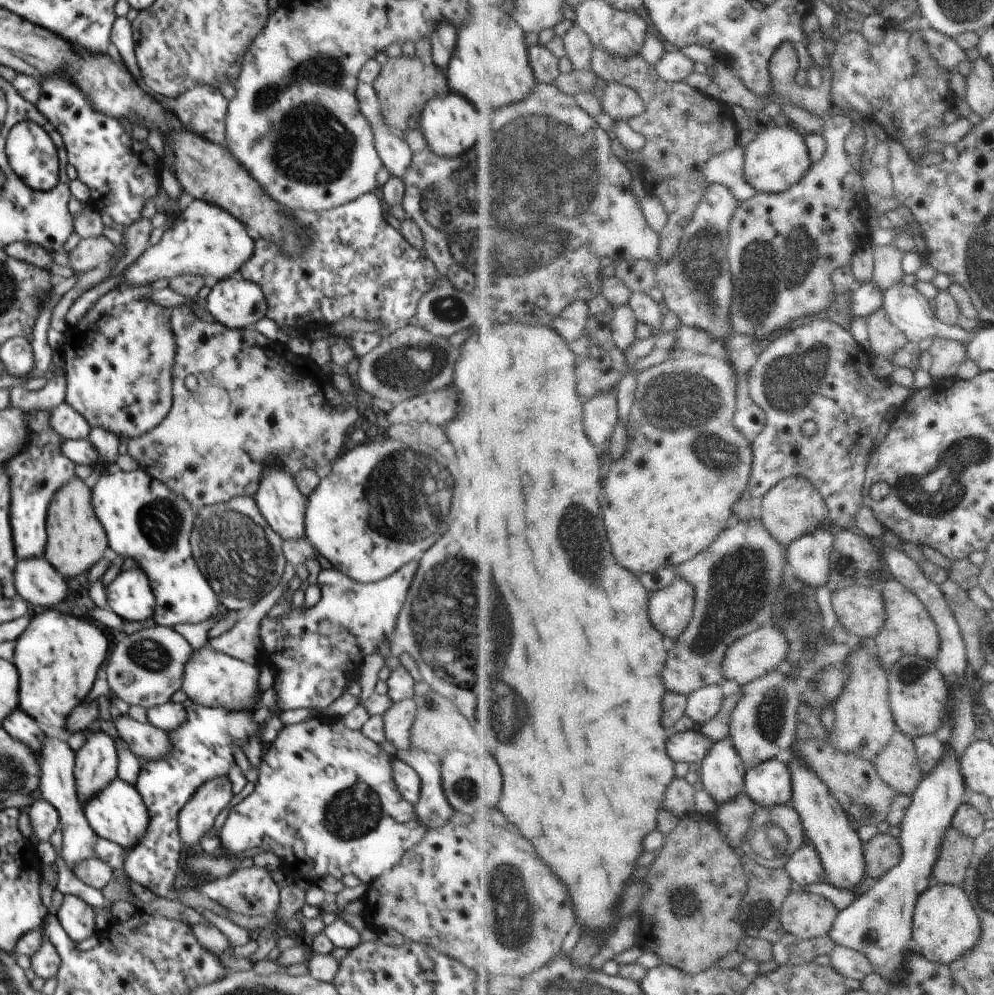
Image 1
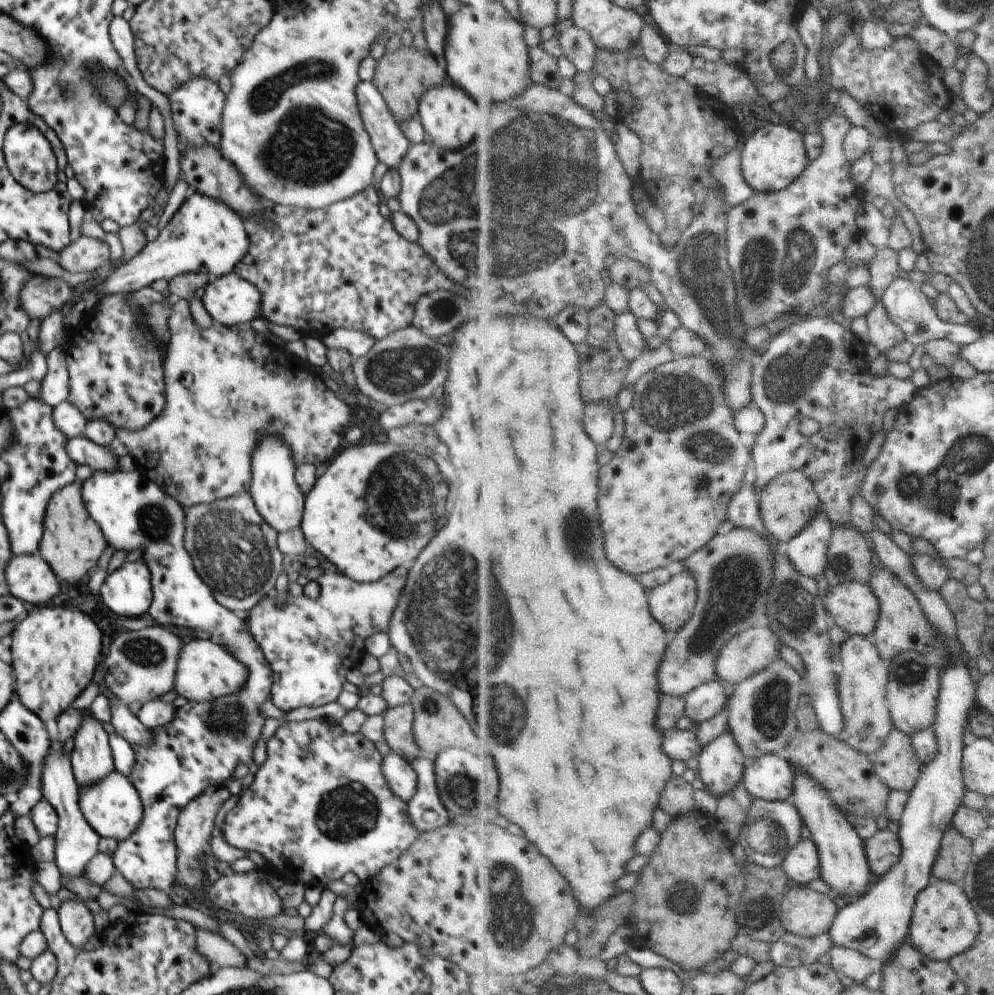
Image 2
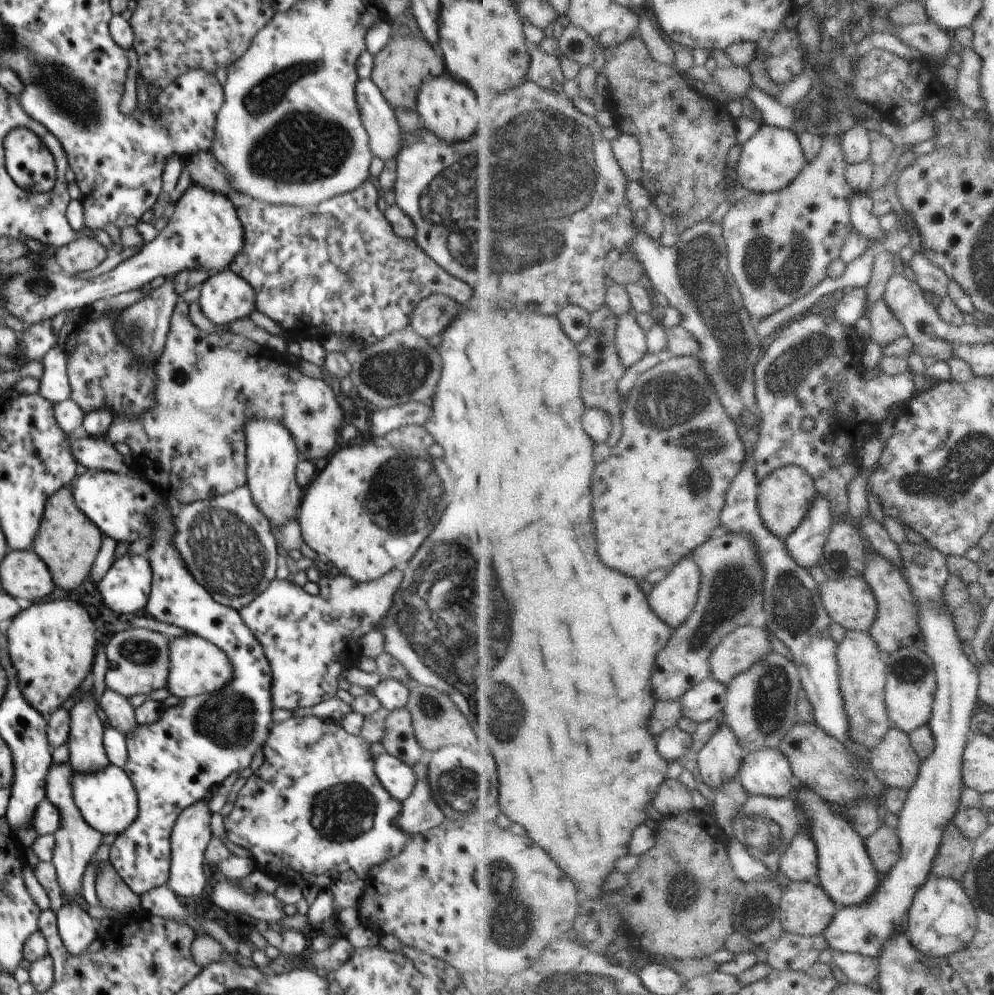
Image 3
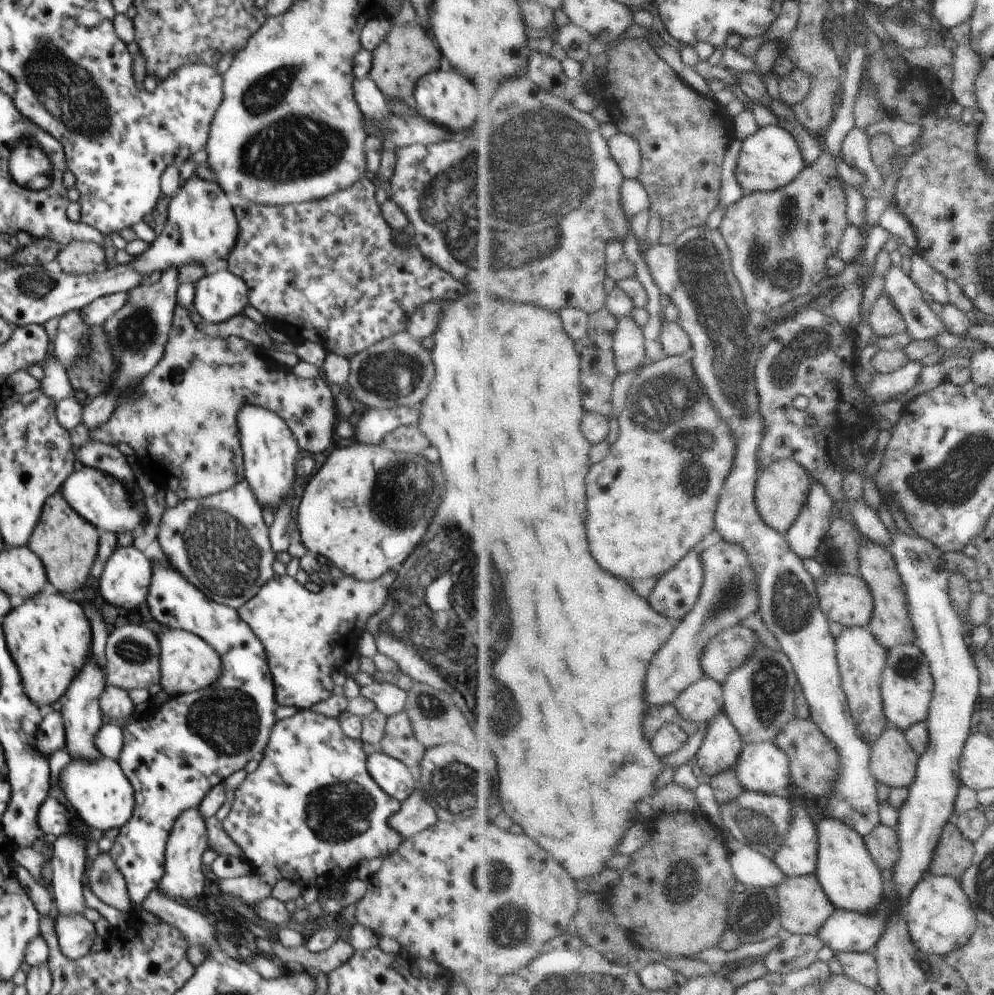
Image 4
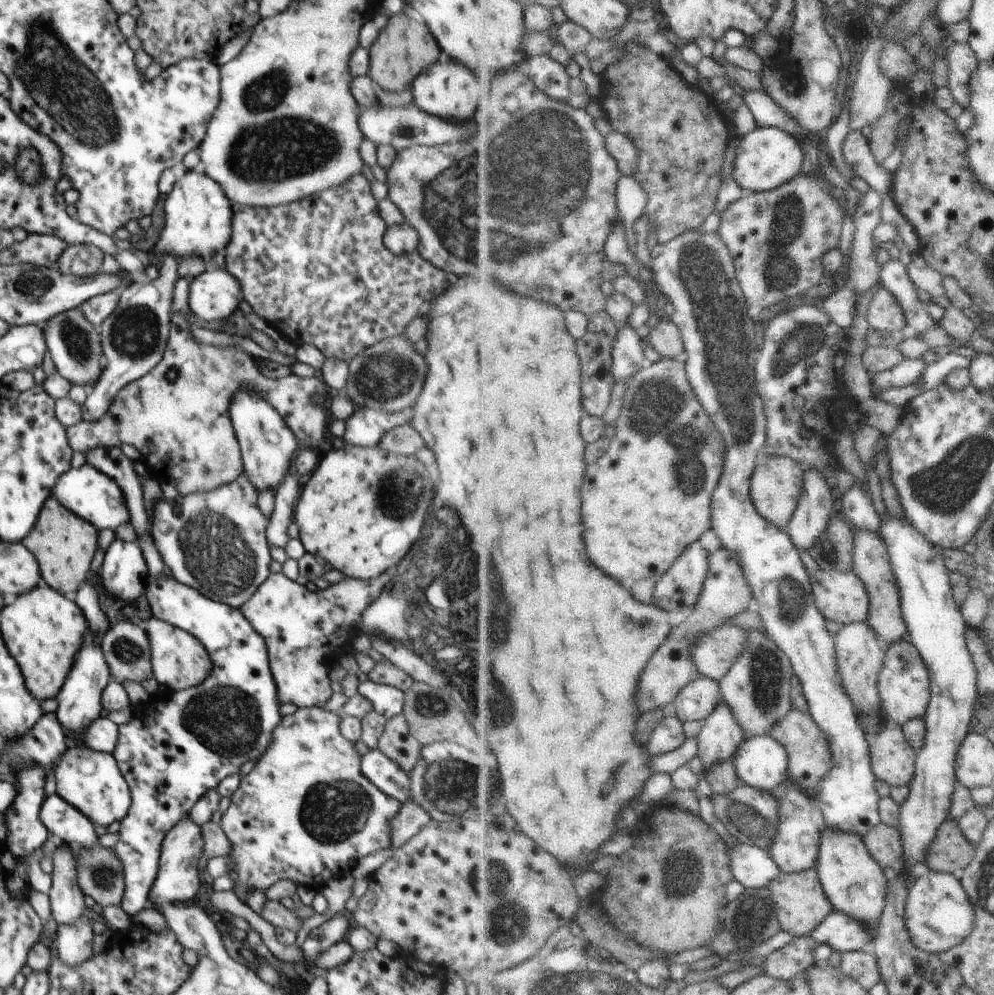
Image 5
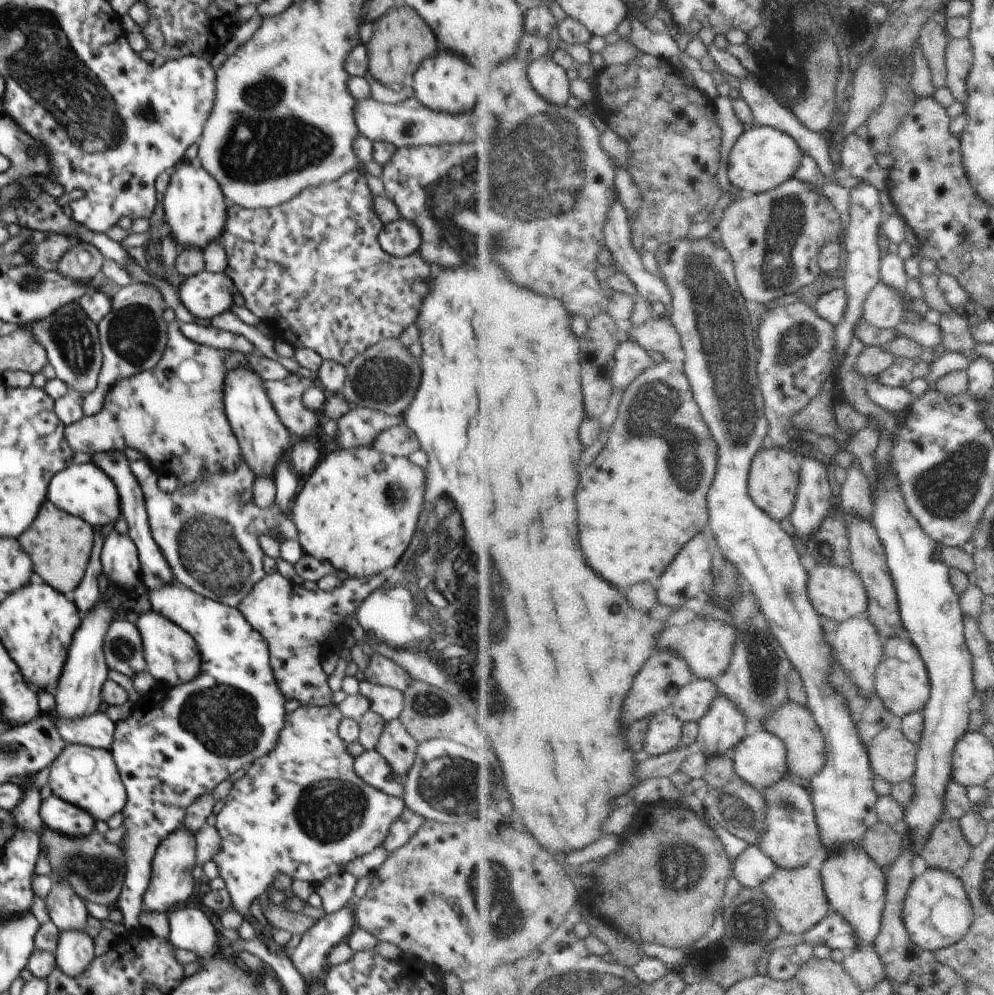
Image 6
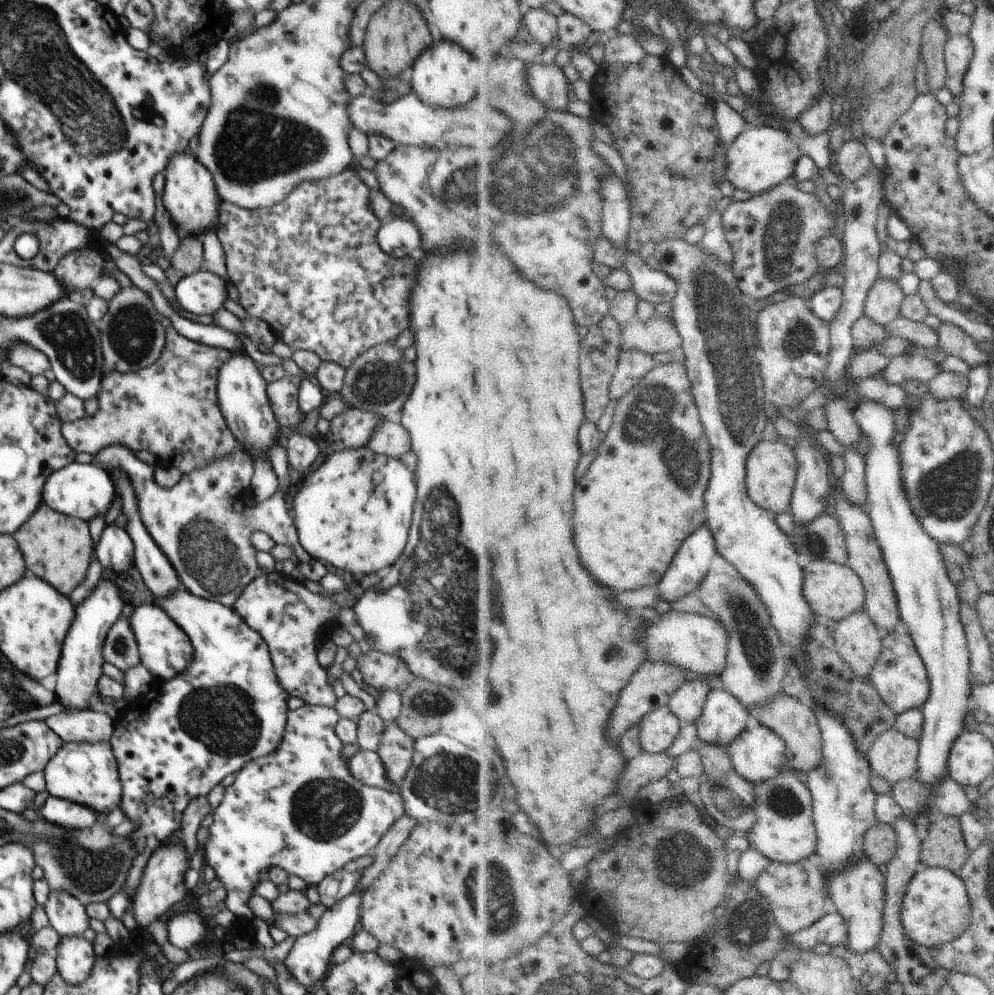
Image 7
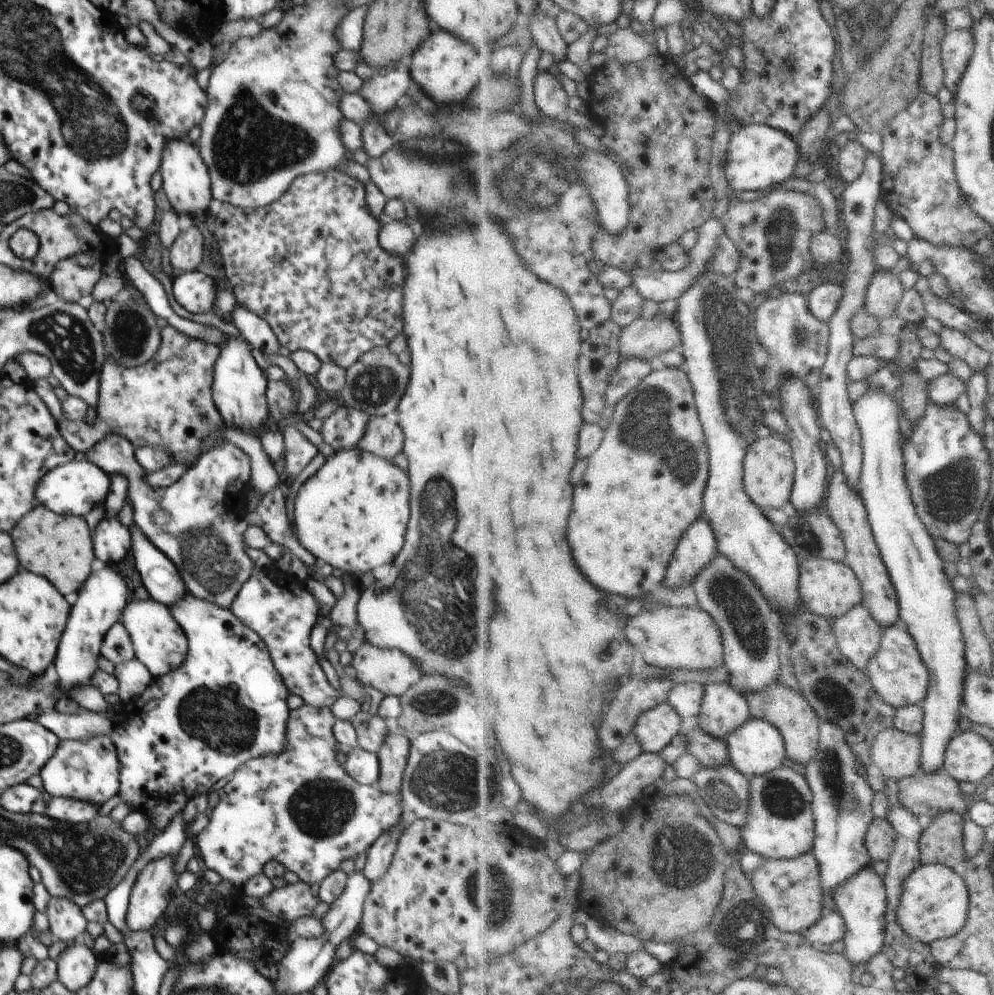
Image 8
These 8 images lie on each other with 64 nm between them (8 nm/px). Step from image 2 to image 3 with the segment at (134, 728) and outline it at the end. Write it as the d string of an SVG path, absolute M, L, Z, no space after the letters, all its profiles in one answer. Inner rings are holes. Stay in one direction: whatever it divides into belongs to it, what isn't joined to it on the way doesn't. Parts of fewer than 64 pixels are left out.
M106 689L100 698L100 708L108 716L112 727L116 728L118 732L122 732L124 735L134 732L134 727L137 725L135 709L128 698L124 698L118 692Z

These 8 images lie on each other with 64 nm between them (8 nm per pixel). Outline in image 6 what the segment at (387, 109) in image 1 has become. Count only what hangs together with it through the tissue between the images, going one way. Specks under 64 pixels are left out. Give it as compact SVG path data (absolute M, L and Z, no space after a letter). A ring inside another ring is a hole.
M397 6L372 22L376 25L373 36L366 46L369 60L369 73L378 82L392 89L401 89L403 76L414 74L428 57L439 50L432 29L412 8Z

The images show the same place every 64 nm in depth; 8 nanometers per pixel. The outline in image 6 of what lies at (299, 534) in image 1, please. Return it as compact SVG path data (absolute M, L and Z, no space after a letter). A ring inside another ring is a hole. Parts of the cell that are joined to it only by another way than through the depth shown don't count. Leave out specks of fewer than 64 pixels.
M250 366L235 367L225 376L223 401L227 419L240 447L242 462L253 470L255 478L274 478L281 459L287 457L293 445L291 432L283 425L272 406L262 379Z

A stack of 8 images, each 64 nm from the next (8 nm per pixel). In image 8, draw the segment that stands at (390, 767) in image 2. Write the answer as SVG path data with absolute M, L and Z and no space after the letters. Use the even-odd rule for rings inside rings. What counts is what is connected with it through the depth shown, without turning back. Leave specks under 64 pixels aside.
M362 747L348 750L348 758L343 764L344 770L363 785L377 785L380 765L376 753L366 752Z

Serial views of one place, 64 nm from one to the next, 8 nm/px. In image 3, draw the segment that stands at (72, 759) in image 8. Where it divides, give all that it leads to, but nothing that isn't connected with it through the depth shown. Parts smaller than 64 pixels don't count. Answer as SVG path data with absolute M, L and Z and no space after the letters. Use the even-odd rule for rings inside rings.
M108 764L104 770L86 772L86 774L74 770L70 778L70 790L82 819L103 836L122 834L138 816L136 790L125 770L118 766Z

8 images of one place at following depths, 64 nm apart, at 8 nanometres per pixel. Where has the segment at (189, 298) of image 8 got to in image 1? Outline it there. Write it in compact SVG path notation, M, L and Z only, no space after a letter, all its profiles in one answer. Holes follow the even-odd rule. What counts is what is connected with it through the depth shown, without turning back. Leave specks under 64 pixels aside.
M239 275L218 281L203 305L212 320L231 329L254 327L267 316L267 302L262 289Z

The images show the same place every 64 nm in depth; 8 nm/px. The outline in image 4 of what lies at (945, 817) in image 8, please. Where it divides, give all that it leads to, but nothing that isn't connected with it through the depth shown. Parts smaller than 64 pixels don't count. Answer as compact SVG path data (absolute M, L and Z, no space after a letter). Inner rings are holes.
M951 819L942 829L929 871L938 876L950 875L960 881L973 862L975 850L976 845L961 833L961 829Z

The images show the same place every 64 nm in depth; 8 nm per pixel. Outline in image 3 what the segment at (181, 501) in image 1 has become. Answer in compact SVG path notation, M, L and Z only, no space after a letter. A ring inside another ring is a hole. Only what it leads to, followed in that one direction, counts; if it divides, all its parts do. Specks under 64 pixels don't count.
M88 469L86 472L80 476L76 476L70 485L70 494L72 494L72 498L74 498L74 504L78 506L78 510L82 510L82 514L86 516L86 518L90 518L90 521L101 531L103 537L110 537L116 540L116 542L136 542L136 540L140 540L140 538L145 538L149 540L150 545L154 548L154 552L150 554L148 558L149 564L152 570L152 579L151 579L151 592L148 598L148 604L146 604L146 612L150 614L154 619L160 622L166 622L172 624L176 627L184 629L186 632L196 635L198 637L204 638L208 640L208 642L212 642L212 645L218 646L218 649L222 650L226 654L226 658L230 660L230 666L232 666L232 670L234 670L234 676L230 678L230 682L226 684L225 688L221 690L216 690L216 692L211 694L204 694L199 696L190 696L189 698L181 699L180 702L176 706L168 706L162 712L162 716L160 716L160 720L156 720L154 724L137 724L134 727L134 732L130 732L130 734L126 734L126 748L128 750L128 754L126 754L126 758L128 758L128 762L126 762L126 766L124 766L125 774L130 778L134 789L136 790L136 795L138 798L138 816L136 816L136 820L122 832L122 834L118 834L116 840L112 842L112 847L109 852L109 862L114 866L114 869L118 874L120 874L120 878L124 880L124 883L134 892L134 894L139 897L144 896L146 892L150 890L165 886L166 882L168 882L168 874L170 871L170 838L172 835L172 830L176 820L180 814L188 807L192 806L192 804L196 804L196 802L200 802L200 800L204 800L208 794L210 794L216 787L222 784L222 781L225 778L228 778L233 772L236 771L244 771L244 769L250 767L252 760L254 760L254 755L259 752L263 752L264 744L266 744L266 740L268 740L268 736L271 732L271 728L273 727L274 721L272 719L272 711L274 710L274 704L272 703L272 674L271 668L268 664L268 660L264 655L262 646L260 642L254 637L254 634L248 629L248 626L243 622L240 614L235 609L223 606L218 602L215 602L212 599L212 596L204 590L204 586L200 586L196 580L194 580L194 576L186 570L186 562L182 560L182 556L180 556L180 552L174 548L174 542L172 542L172 536L174 536L174 532L176 532L176 526L174 526L174 516L172 516L172 512L170 510L170 506L168 506L167 498L164 499L162 496L159 496L156 493L156 490L153 488L153 481L151 481L150 476L138 476L136 472L132 470L128 474L114 474L112 471L100 471L95 469Z

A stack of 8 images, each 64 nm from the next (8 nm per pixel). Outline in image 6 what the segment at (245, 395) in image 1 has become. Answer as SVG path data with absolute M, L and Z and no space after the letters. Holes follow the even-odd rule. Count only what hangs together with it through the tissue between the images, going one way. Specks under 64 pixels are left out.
M177 318L167 327L167 345L162 358L152 371L142 371L111 387L102 410L77 423L65 425L65 437L73 452L95 455L109 450L134 448L147 456L146 460L158 474L174 475L180 486L205 479L219 471L234 471L242 462L240 447L225 413L223 388L225 376L235 367L250 366L240 351L215 349L190 340L179 327ZM292 373L281 381L262 380L262 384L283 425L298 438L315 440L316 429L321 426L323 417L321 413L306 408L303 403L303 394L310 387L315 386L312 379Z

